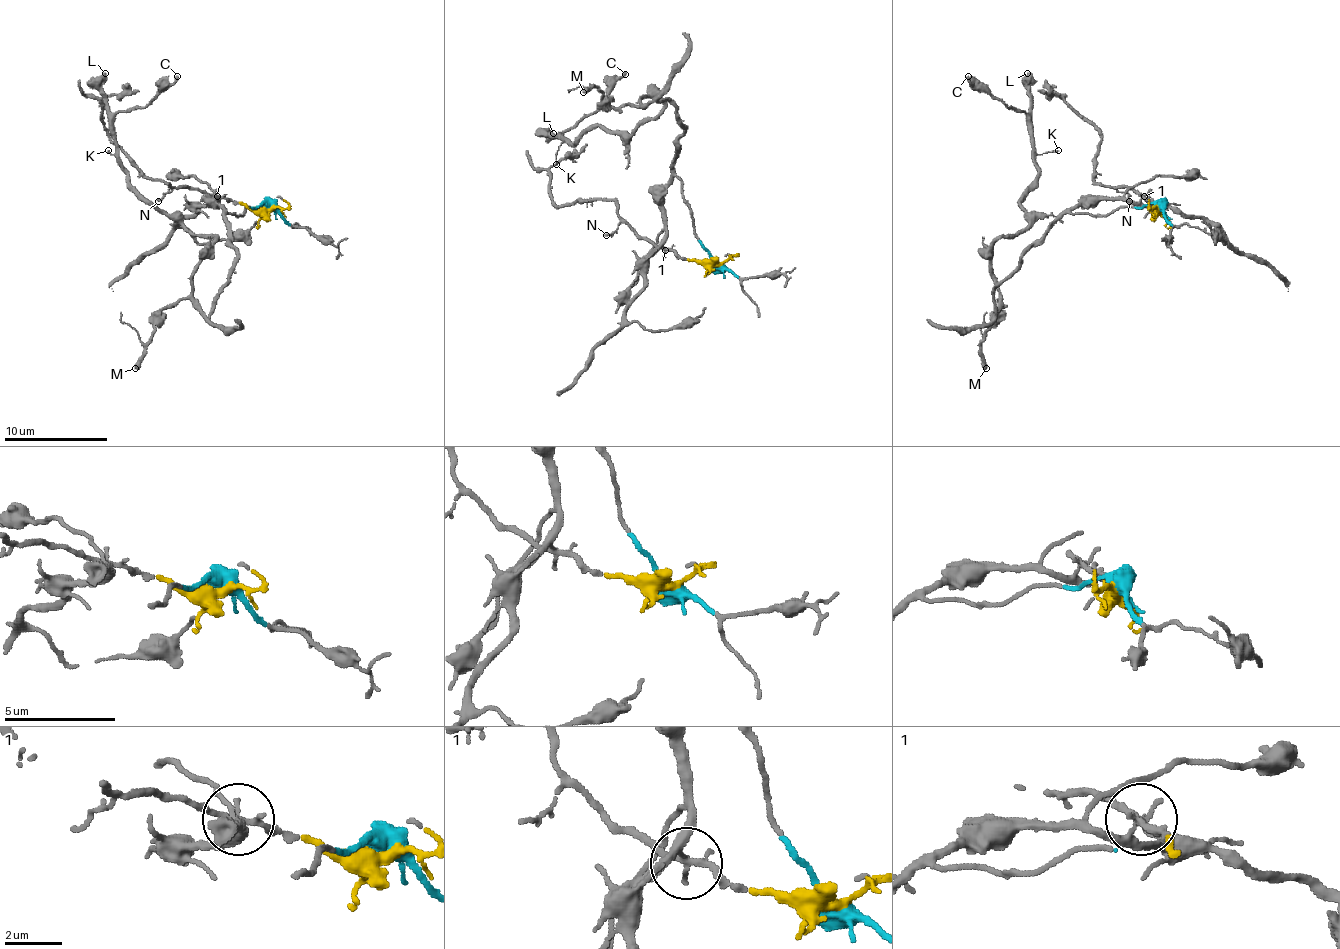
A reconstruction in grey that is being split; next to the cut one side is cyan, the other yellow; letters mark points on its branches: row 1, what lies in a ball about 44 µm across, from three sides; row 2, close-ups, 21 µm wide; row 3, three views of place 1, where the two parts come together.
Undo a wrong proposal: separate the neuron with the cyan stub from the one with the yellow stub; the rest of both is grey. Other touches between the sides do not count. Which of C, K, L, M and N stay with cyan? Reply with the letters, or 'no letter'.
C, K, L, M

